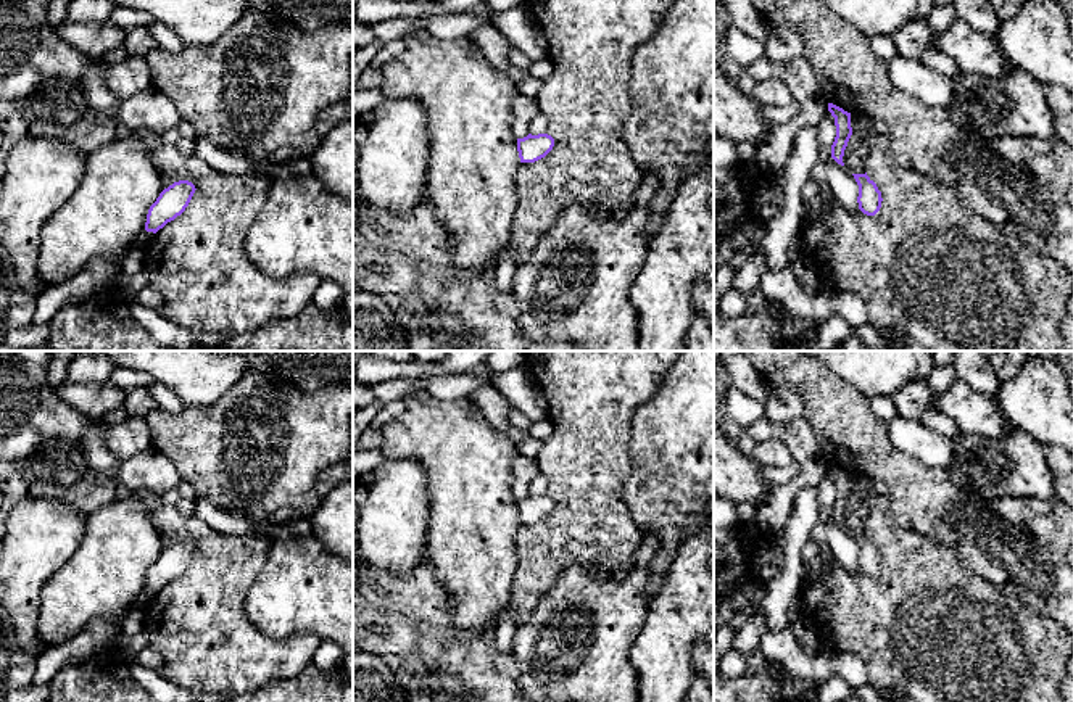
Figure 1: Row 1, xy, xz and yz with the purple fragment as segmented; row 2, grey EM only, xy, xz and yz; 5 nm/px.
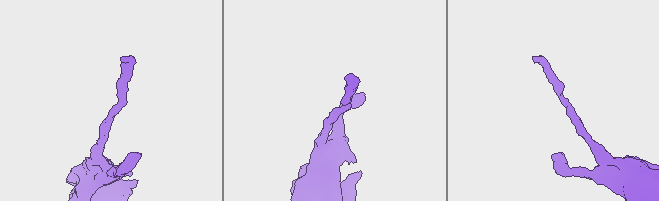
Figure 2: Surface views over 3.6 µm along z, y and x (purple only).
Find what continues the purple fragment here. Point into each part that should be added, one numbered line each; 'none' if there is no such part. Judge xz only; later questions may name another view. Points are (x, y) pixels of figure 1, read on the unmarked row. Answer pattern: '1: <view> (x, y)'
none

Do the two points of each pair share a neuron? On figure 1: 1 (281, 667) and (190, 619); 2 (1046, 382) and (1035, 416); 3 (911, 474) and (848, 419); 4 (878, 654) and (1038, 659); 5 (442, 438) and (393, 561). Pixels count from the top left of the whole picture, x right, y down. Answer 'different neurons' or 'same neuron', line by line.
1: same neuron
2: same neuron
3: same neuron
4: same neuron
5: different neurons

